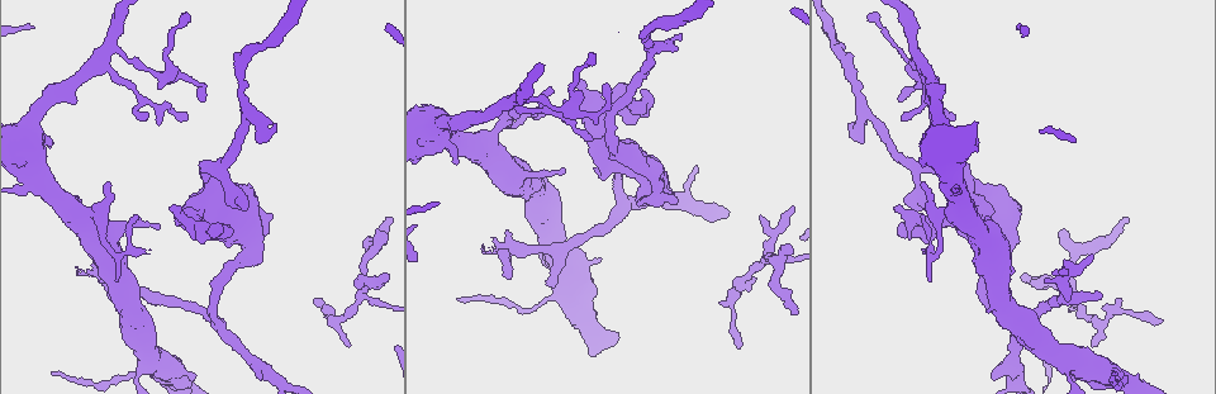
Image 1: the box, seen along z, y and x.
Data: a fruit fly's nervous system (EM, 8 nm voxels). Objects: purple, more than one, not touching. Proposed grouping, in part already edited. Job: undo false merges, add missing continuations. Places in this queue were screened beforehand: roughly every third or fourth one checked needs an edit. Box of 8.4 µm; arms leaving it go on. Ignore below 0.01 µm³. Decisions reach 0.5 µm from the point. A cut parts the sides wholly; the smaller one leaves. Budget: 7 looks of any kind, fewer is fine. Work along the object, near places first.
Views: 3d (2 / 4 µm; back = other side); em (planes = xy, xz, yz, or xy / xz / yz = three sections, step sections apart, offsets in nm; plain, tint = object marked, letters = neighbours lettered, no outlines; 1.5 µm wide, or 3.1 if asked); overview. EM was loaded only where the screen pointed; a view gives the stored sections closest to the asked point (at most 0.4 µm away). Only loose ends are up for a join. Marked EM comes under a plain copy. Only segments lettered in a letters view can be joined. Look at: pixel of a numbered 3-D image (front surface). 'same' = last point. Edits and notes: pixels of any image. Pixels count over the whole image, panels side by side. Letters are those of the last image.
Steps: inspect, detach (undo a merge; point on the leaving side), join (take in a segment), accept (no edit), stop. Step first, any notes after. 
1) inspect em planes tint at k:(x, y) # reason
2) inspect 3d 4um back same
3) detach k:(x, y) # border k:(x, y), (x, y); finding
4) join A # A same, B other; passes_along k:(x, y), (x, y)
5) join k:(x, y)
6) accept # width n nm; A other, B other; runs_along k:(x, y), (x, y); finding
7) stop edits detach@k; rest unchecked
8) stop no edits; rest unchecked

inspect em planes letters at 1:(739, 345) # tapers out

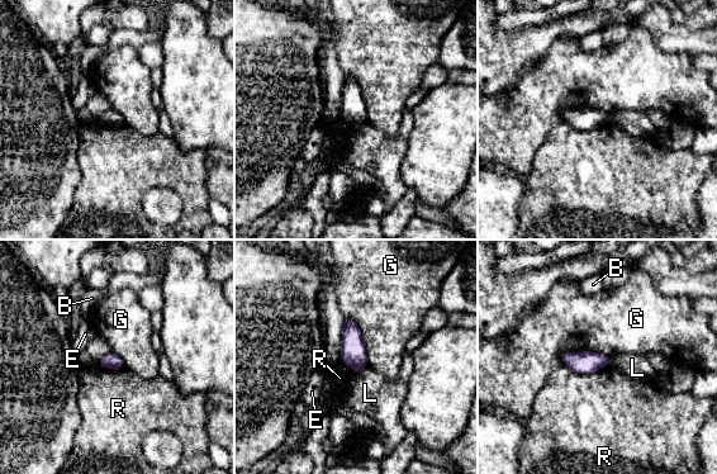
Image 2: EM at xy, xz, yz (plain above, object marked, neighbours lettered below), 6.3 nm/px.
accept # width 100 nm; longest_contact G 320 nm; B other, E other, G other, L other, R other; no lettered segment goes on from it

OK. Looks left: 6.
inspect em yz step 8 letters at 1:(156, 227) # thin end

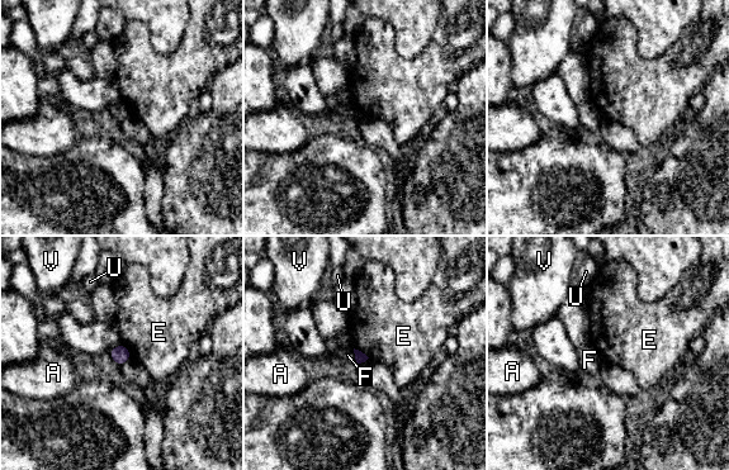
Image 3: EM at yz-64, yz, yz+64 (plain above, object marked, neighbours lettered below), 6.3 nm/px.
accept # A other, E other, F other, U other, V other; border 3:(354, 347), (369, 357); none of them fits

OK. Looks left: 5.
inspect 3d 2um at 1:(954, 121) # free end

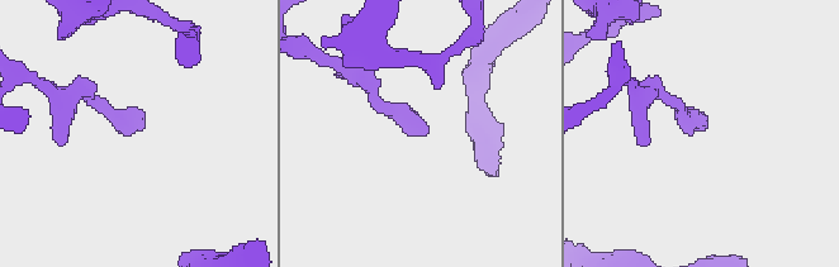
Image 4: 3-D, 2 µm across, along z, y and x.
inspect em planes letters at 4:(703, 131) # need the tissue

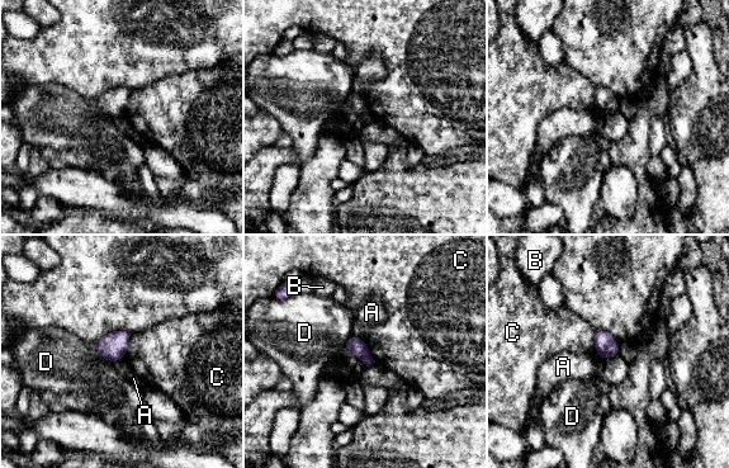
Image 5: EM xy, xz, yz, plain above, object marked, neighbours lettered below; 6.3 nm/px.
accept # width 110 nm; A other, B other, C other, D other; no lettered segment goes on from it

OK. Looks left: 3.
stop no edits; rest unchecked

